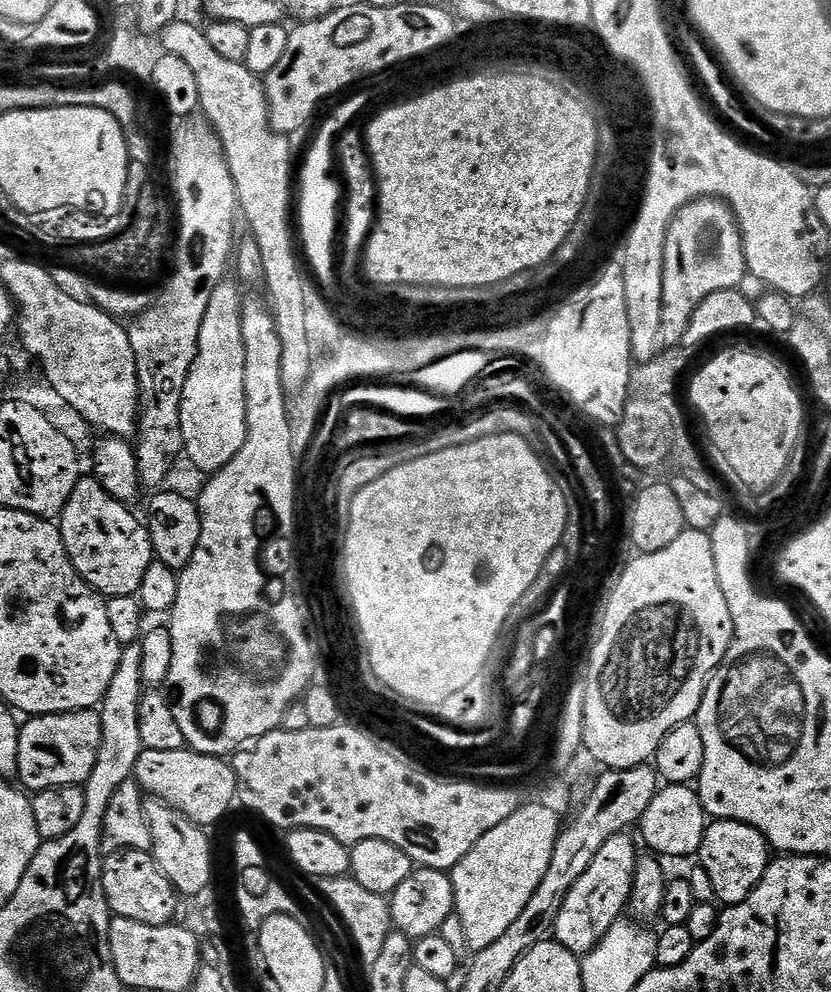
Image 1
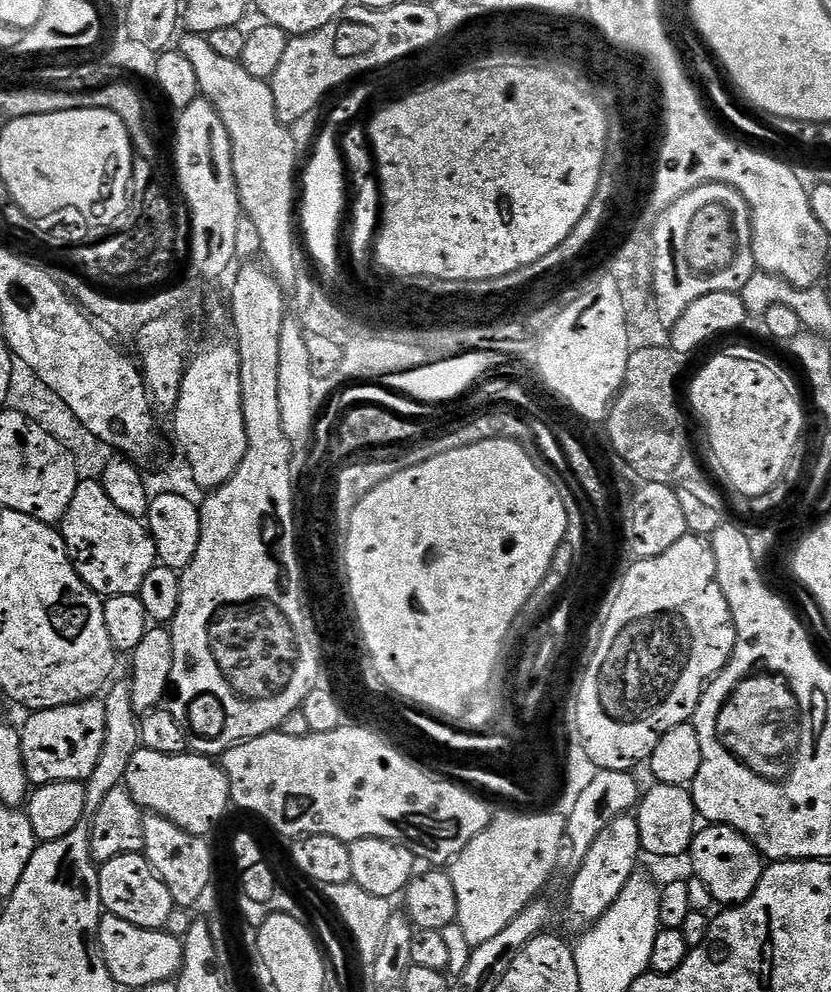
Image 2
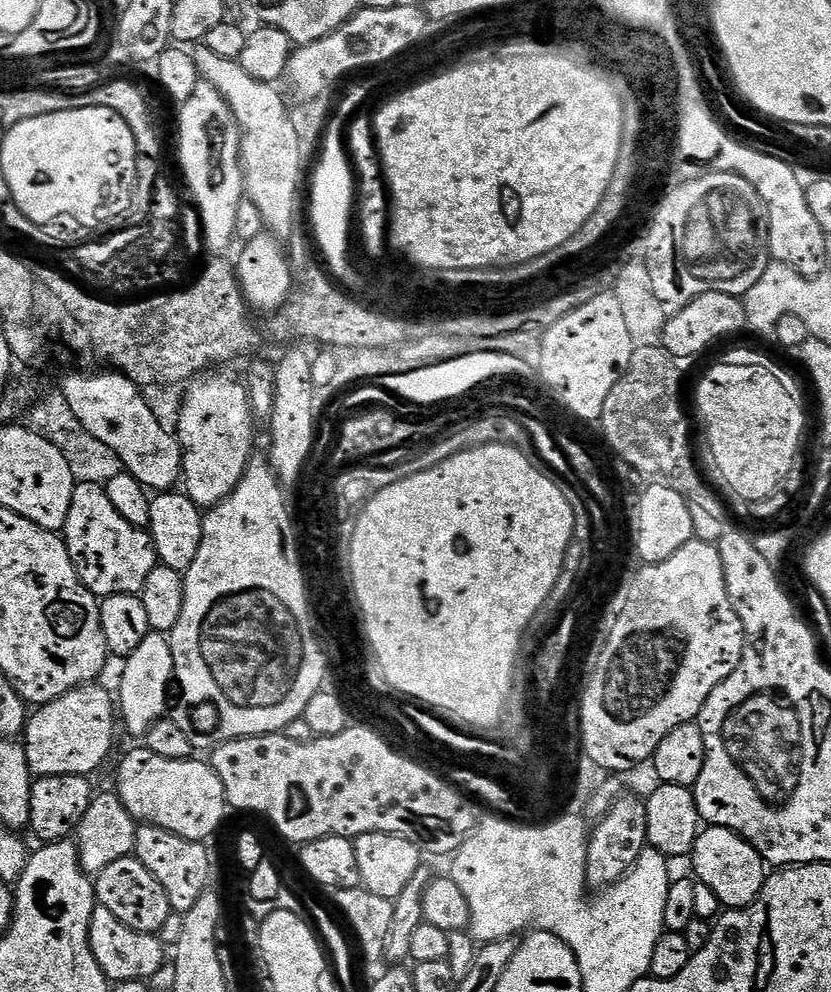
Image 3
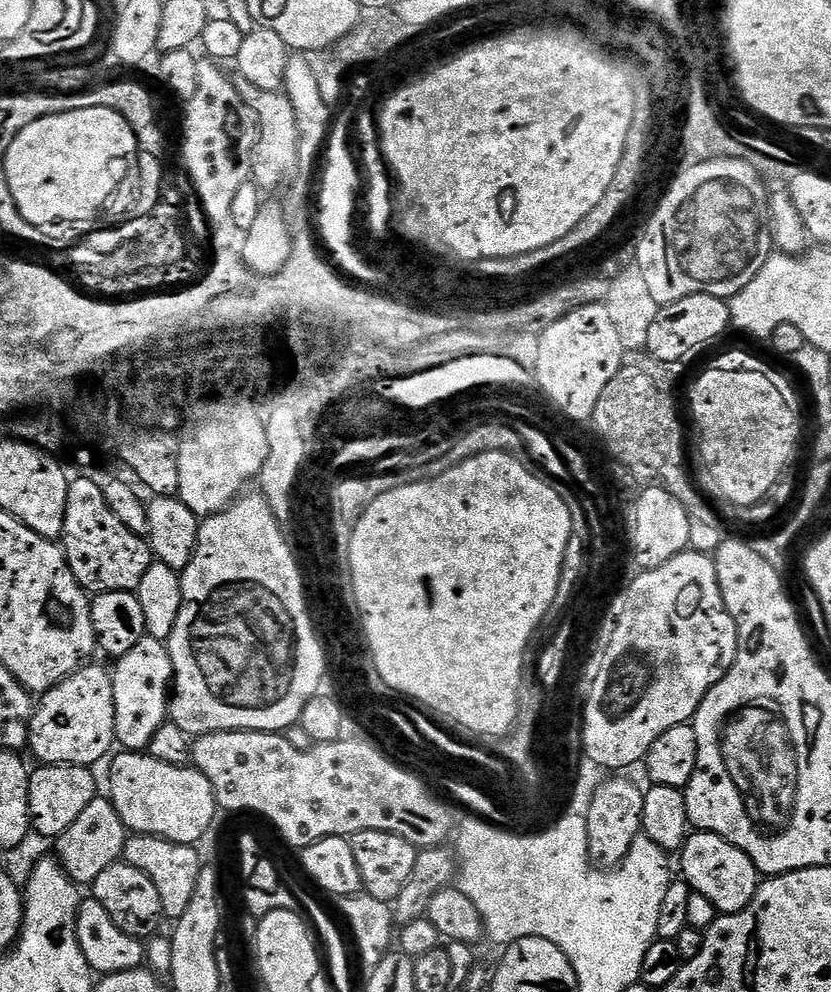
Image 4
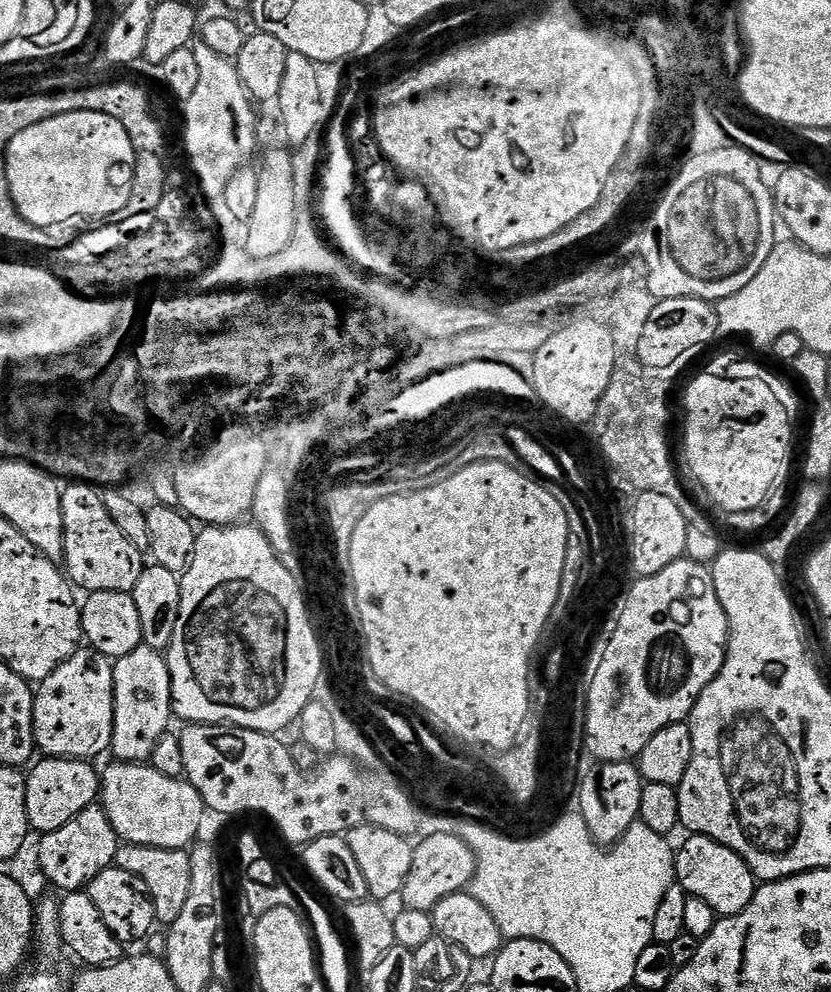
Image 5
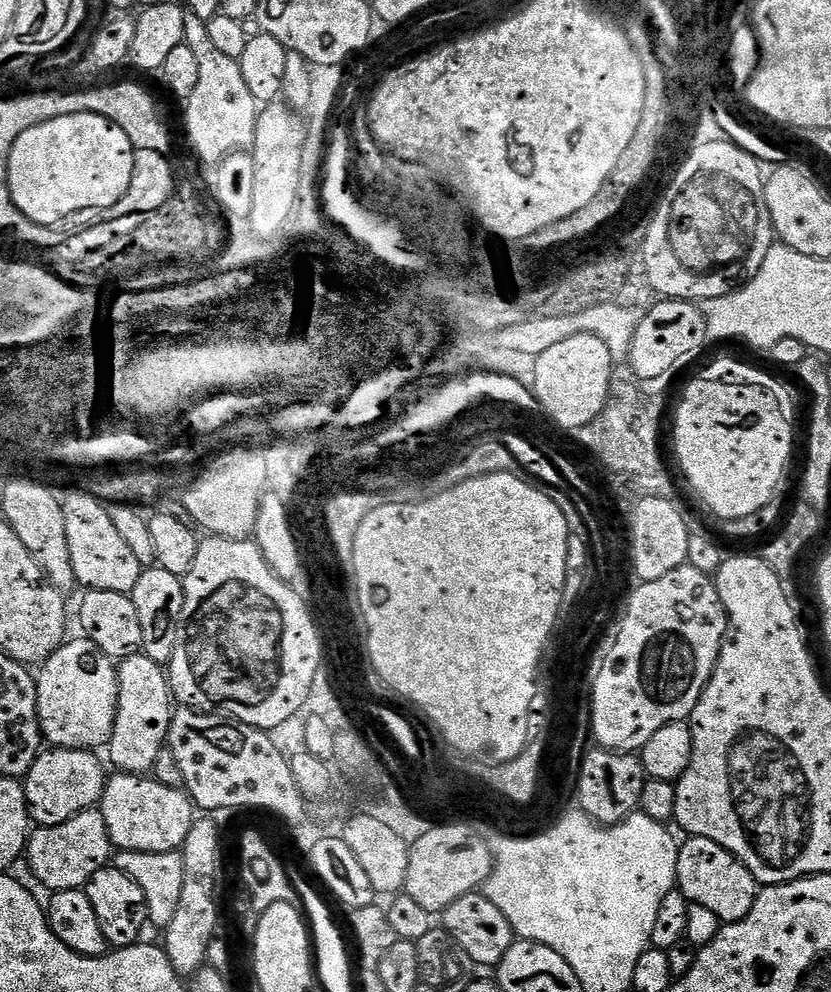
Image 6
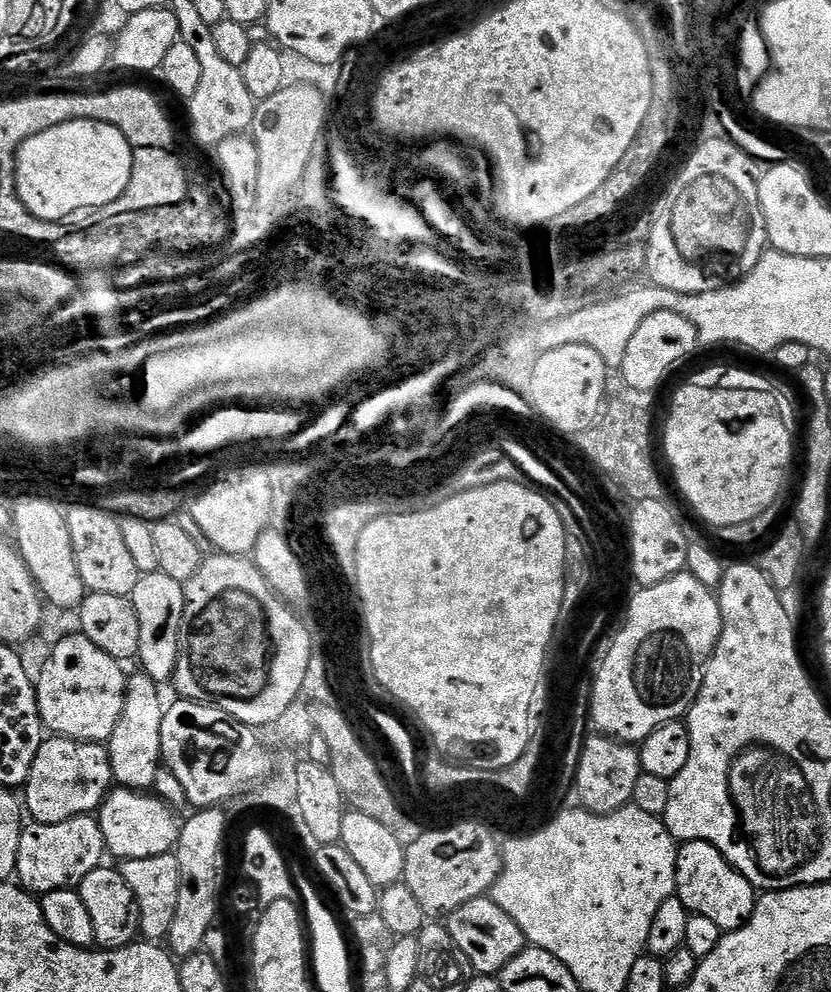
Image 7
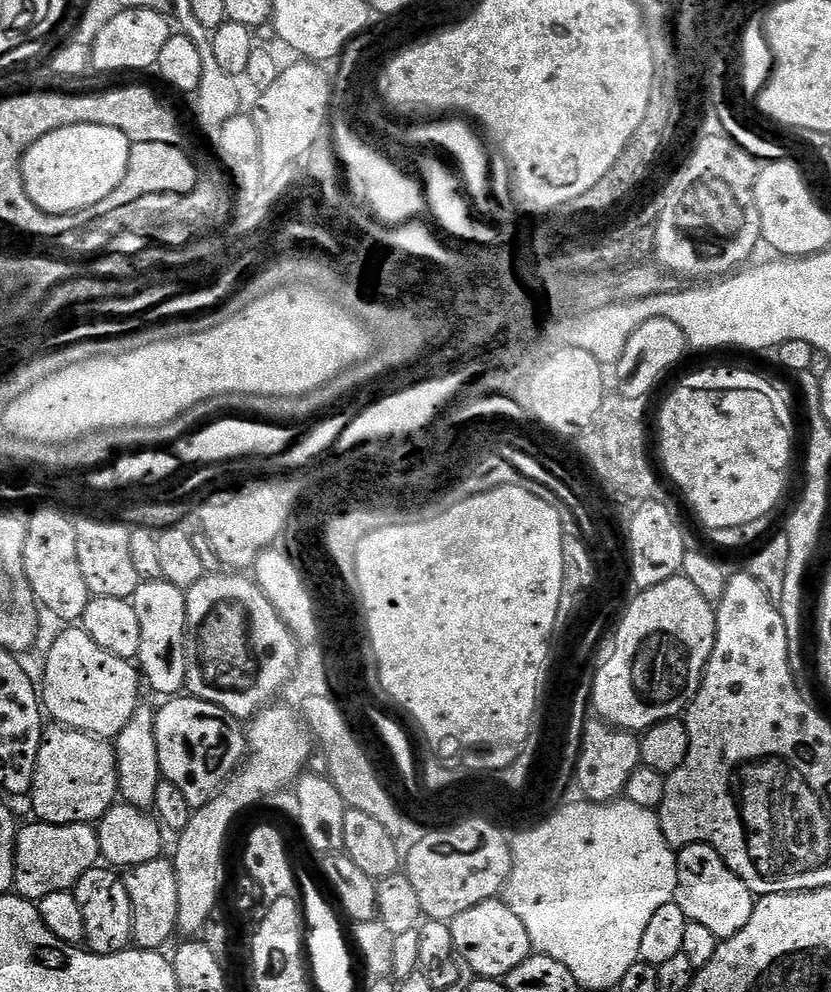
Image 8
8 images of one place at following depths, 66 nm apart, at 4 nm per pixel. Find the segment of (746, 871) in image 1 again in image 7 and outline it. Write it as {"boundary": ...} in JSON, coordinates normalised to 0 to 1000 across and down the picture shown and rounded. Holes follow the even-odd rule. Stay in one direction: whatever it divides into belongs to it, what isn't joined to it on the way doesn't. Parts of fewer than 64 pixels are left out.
{"boundary":[[[830,847],[817,852],[813,861],[812,903],[834,923],[854,925],[868,941],[888,938],[910,916],[911,896],[854,849]]]}

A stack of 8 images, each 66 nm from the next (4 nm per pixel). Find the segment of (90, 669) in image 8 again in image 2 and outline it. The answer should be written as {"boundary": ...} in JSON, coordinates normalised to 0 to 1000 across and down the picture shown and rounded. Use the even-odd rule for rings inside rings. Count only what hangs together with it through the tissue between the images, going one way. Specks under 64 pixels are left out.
{"boundary":[[[124,705],[95,706],[91,710],[39,718],[24,734],[26,764],[35,791],[60,788],[105,788],[119,770],[128,743],[128,716]]]}

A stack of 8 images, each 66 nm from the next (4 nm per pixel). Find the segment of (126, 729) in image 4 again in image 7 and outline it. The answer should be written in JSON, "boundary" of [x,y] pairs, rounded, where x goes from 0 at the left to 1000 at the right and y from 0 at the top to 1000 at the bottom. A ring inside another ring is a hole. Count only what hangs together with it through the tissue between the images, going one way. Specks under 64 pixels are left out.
{"boundary":[[[172,675],[154,681],[152,708],[137,740],[128,748],[135,785],[143,793],[159,794],[162,798],[178,798],[190,784],[195,772],[195,724],[200,717],[200,706],[193,703],[194,691],[184,688]]]}

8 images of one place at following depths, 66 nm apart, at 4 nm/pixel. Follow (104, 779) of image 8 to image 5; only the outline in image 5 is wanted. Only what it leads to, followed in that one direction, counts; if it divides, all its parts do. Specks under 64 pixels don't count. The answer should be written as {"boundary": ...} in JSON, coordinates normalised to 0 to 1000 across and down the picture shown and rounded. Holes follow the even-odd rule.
{"boundary":[[[53,764],[37,771],[31,785],[31,821],[37,838],[43,841],[64,839],[79,829],[84,829],[99,817],[117,809],[120,801],[123,782],[119,777],[111,775],[112,771],[105,766],[73,766],[71,764]]]}

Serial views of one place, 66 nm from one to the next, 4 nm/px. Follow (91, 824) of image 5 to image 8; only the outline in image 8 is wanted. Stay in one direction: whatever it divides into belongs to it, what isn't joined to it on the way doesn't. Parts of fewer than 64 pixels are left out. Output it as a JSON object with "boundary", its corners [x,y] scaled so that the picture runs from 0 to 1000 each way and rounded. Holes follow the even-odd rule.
{"boundary":[[[37,830],[19,840],[17,895],[30,907],[46,909],[55,905],[55,901],[90,896],[94,885],[122,870],[120,850],[112,832]]]}

